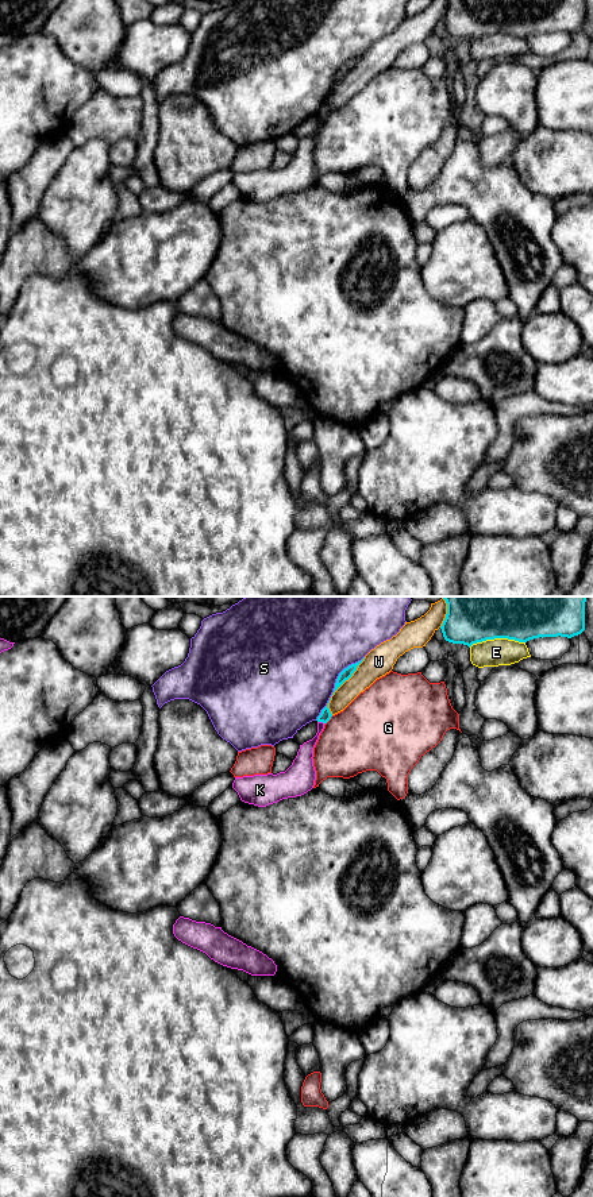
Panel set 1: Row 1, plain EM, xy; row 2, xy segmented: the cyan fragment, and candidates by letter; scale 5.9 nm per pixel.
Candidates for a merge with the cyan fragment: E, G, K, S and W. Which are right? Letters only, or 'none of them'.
none of them

